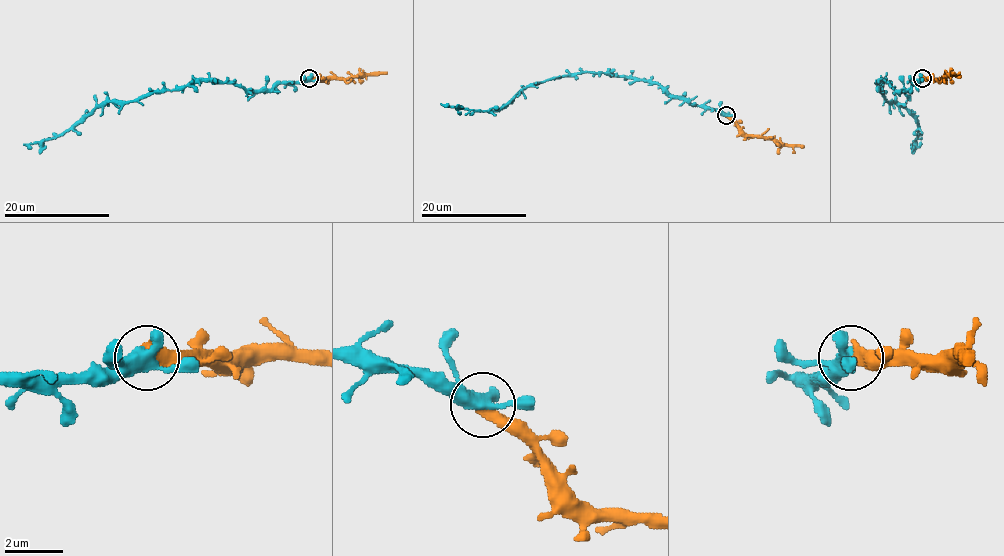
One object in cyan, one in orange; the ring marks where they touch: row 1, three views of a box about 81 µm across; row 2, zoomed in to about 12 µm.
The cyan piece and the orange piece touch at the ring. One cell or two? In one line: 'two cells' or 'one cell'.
one cell

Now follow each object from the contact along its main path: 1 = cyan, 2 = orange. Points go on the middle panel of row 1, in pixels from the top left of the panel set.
1: (726, 115), (675, 98), (657, 84), (593, 72), (569, 73), (524, 86), (496, 110), (476, 111), (441, 104)
2: (726, 115), (747, 134), (770, 137), (804, 147)

